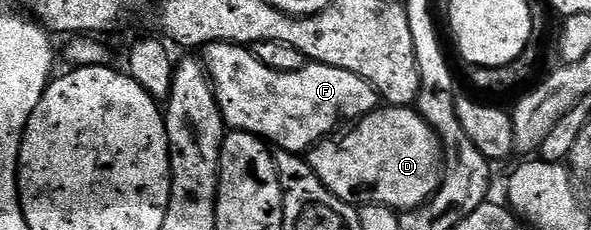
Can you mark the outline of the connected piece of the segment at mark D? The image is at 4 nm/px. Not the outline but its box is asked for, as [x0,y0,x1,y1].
[309,105,443,213]

